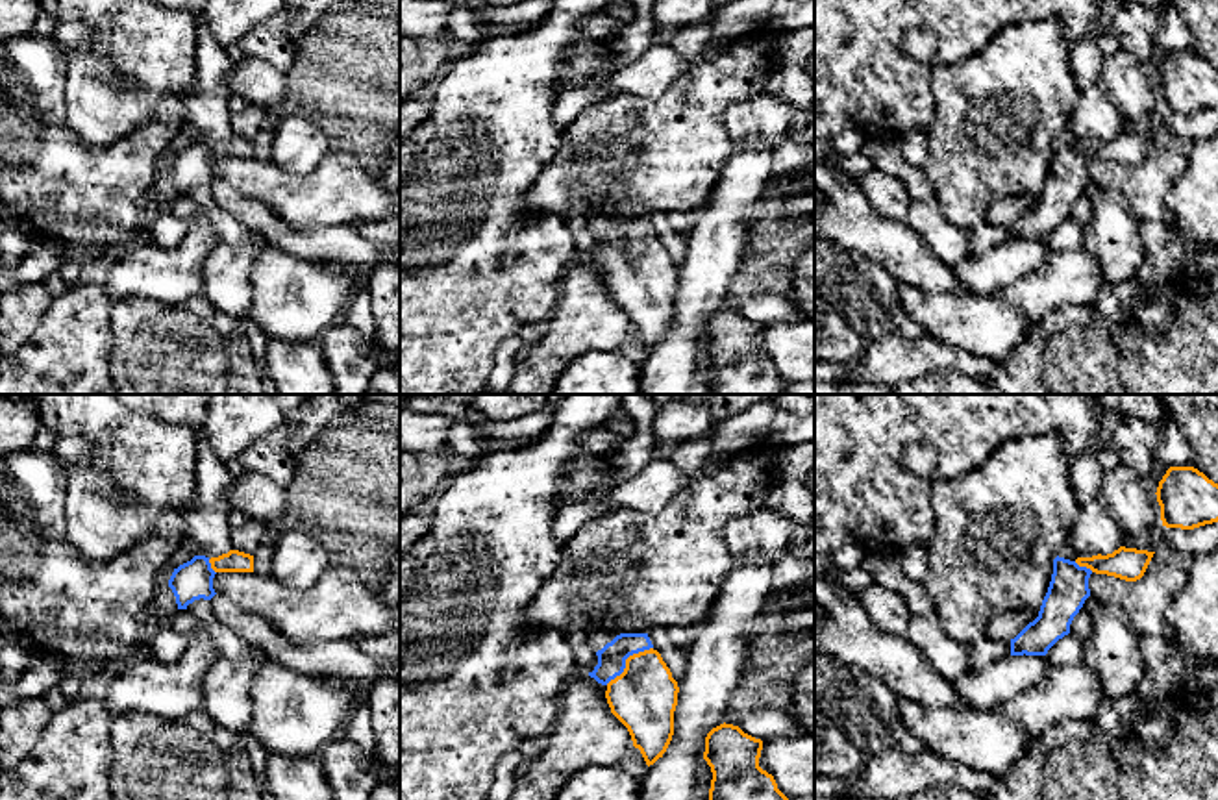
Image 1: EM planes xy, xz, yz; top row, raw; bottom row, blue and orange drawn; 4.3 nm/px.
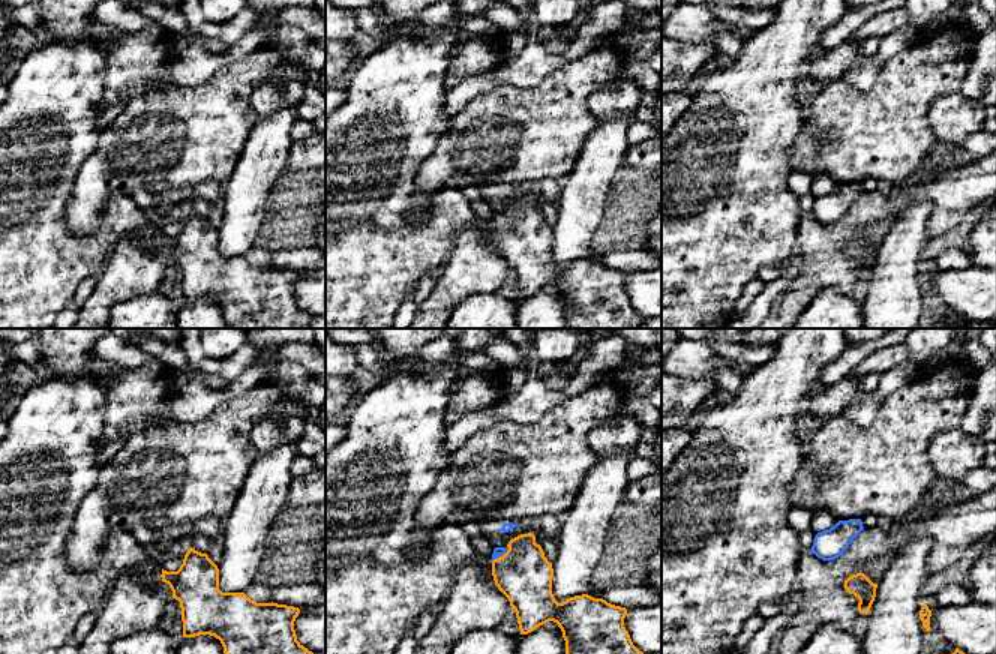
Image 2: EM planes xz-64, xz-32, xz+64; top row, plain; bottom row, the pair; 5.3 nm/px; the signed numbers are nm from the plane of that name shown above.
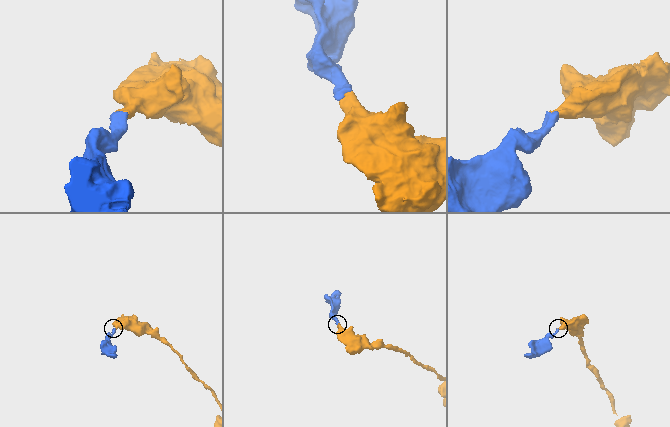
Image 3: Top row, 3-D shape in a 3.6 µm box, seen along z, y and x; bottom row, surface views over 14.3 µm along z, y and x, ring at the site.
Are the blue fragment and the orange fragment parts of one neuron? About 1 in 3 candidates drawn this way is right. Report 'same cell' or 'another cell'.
same cell

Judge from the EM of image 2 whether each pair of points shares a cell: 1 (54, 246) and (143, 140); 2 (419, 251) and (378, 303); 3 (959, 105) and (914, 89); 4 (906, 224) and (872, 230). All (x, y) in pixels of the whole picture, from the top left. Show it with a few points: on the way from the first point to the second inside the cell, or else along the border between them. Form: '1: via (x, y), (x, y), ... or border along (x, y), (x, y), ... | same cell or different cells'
1: border along (72, 194), (65, 225), (74, 233), (93, 234) | different cells
2: via (405, 264), (380, 290) | same cell
3: border along (960, 90), (939, 95), (930, 104), (932, 132) | different cells
4: border along (914, 201), (899, 213), (878, 248) | different cells

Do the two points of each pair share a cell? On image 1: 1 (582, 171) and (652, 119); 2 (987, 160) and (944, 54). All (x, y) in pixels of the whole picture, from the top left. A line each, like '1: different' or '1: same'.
1: same
2: different

